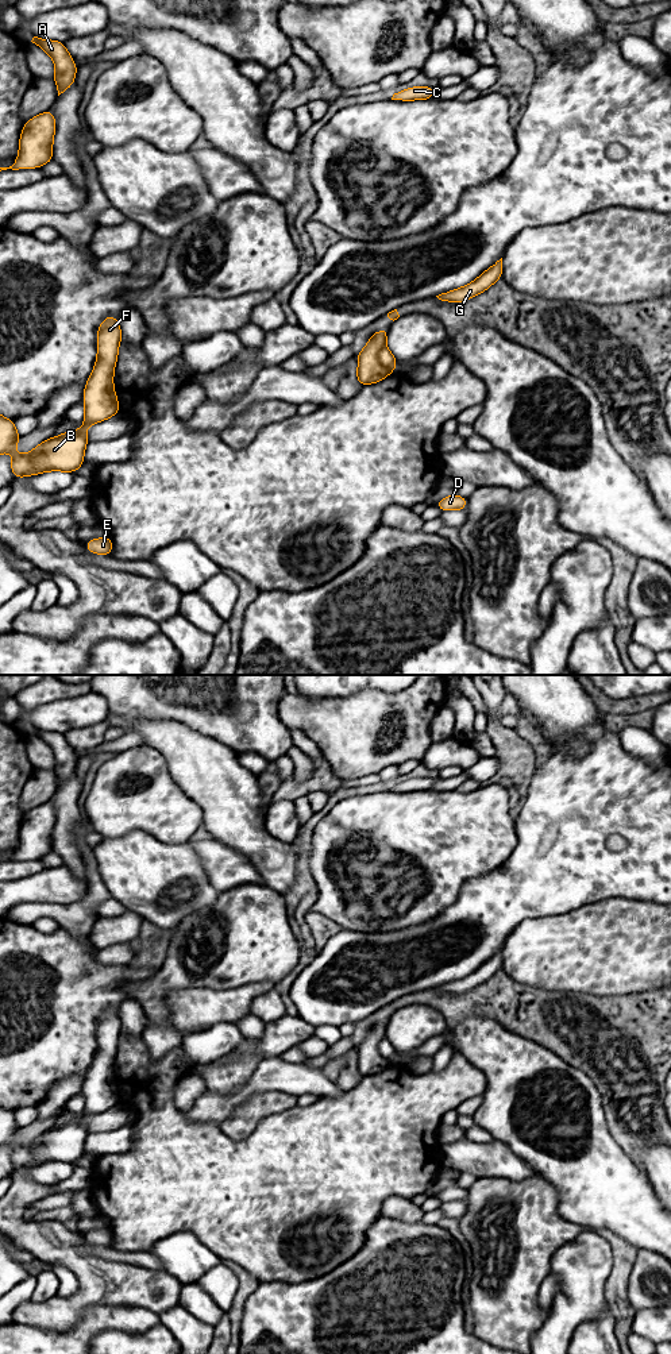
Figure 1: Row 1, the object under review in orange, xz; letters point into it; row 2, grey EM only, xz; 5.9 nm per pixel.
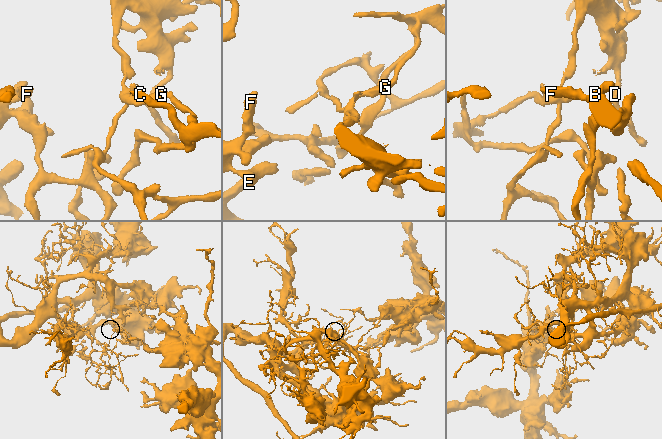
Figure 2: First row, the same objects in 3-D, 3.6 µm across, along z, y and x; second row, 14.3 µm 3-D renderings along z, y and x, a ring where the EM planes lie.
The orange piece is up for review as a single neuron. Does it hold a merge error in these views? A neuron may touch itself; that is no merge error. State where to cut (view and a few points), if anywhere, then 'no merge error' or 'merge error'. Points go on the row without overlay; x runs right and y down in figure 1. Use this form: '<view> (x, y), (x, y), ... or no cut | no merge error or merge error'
xz (384, 1037), (378, 1044), (378, 1052), (390, 1063) | merge error

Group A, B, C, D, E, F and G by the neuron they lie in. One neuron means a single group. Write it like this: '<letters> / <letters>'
A B D E F / C G

